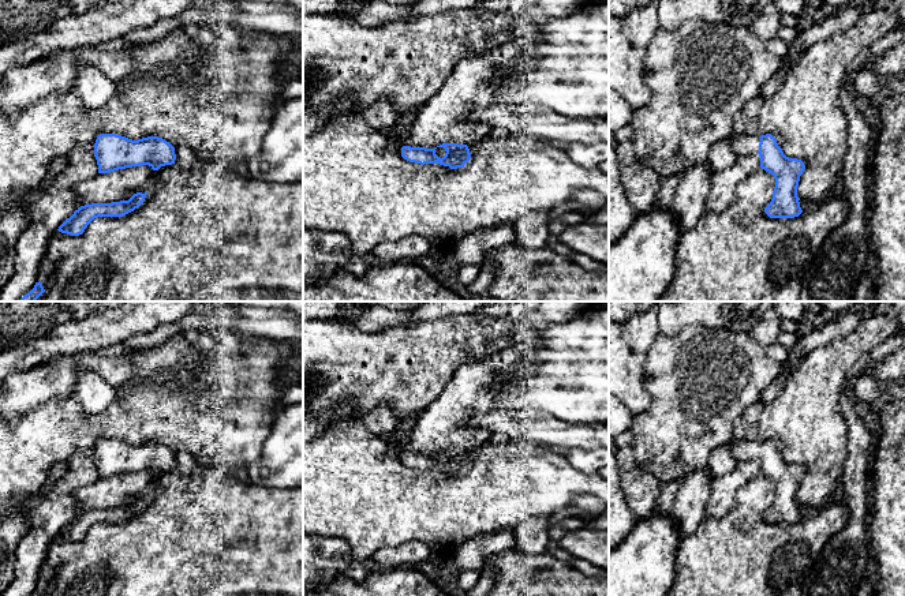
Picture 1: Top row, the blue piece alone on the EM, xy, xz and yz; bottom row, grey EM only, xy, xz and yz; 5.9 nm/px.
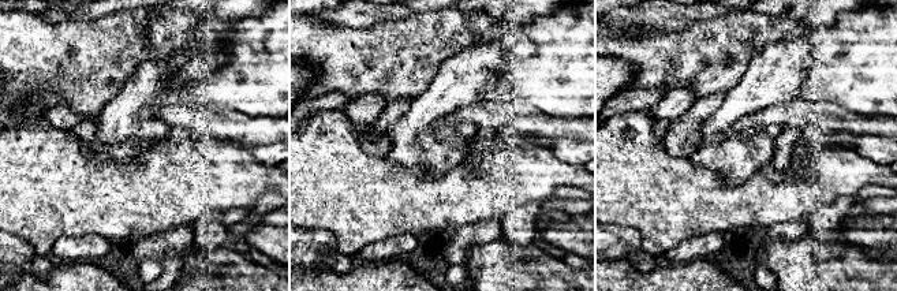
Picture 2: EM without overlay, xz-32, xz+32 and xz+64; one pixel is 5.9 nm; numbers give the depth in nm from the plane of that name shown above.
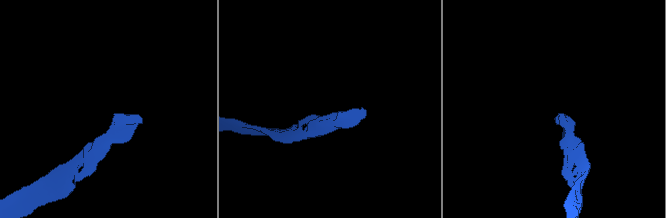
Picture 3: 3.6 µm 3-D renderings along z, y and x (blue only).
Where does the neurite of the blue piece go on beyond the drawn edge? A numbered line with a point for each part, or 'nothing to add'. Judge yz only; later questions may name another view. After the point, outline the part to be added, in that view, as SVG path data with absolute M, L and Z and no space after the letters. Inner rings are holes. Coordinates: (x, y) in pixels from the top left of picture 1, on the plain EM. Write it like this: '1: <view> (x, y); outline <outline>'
1: yz (741, 450); outline M758 439L730 442L732 456L737 462L758 458L759 449L760 449L760 442Z

